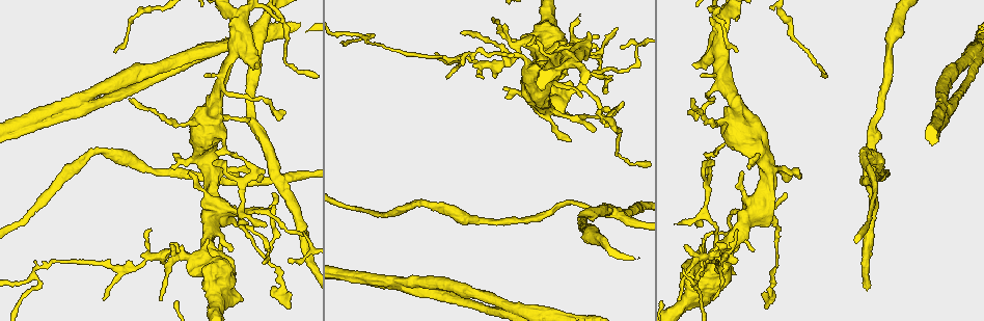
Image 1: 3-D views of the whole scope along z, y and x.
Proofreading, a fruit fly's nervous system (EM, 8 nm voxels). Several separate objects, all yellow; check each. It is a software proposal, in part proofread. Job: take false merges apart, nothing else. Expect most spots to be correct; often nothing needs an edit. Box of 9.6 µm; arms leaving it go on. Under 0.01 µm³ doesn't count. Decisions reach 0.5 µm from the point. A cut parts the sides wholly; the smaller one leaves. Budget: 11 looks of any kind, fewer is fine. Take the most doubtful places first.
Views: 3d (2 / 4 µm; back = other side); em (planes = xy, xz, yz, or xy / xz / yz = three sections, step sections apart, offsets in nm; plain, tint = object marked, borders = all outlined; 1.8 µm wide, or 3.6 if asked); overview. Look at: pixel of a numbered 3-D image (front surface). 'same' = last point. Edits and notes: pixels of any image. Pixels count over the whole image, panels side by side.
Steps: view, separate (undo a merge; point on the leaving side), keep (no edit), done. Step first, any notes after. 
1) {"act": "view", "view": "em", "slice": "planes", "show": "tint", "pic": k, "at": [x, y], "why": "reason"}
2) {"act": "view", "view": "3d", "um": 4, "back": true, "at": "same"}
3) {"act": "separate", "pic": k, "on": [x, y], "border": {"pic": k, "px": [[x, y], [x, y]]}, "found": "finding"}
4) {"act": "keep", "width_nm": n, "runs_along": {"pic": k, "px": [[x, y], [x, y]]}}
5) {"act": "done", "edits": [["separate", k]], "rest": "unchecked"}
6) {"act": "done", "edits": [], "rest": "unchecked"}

{"act": "view", "view": "3d", "um": 2, "pic": 1, "at": [276, 176], "why": "four or more arms meet"}

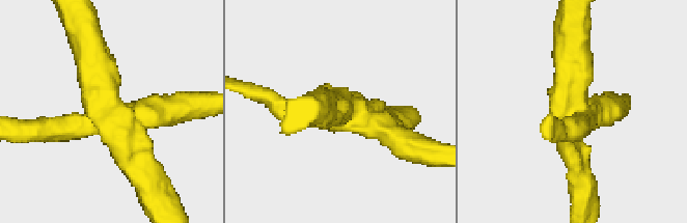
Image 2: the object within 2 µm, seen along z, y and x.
{"act": "view", "view": "em", "slice": "planes", "show": "borders", "pic": 2, "at": [103, 107], "arms": 4}

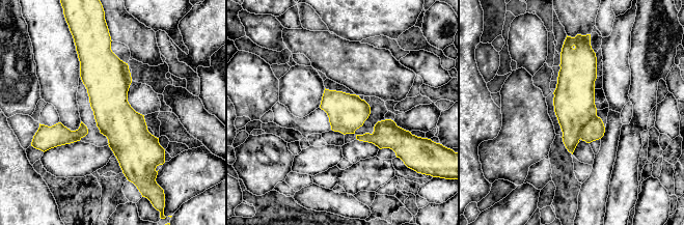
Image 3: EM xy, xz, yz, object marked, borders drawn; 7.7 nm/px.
{"act": "separate", "pic": 3, "on": [594, 130], "border": {"pic": 3, "px": [[596, 115], [581, 129], [579, 138]]}, "found": "two cells meet here"}

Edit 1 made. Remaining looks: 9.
{"act": "view", "view": "em", "slice": "planes", "show": "tint", "pic": 1, "at": [966, 62]}

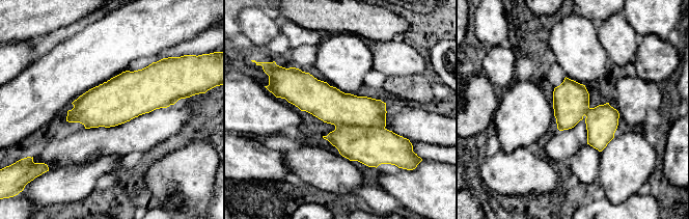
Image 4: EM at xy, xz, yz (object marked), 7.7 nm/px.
{"act": "keep", "found": "one cell here"}

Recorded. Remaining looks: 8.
{"act": "view", "view": "3d", "um": 4, "pic": 1, "at": [423, 283], "why": "arms run side by side"}

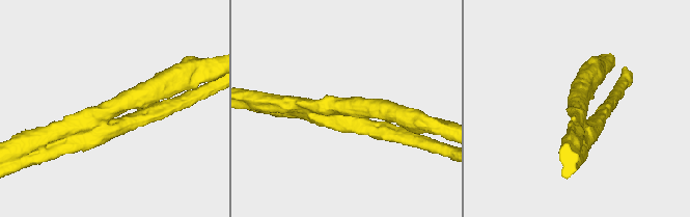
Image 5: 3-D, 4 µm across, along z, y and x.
{"act": "view", "view": "em", "slice": "yz", "step": 8, "show": "tint", "pic": 5, "at": [347, 109], "arms": 3, "arm_widths_nm": [240, 280, 360], "why": "now the EM"}

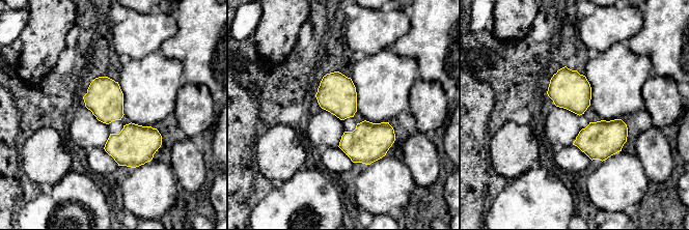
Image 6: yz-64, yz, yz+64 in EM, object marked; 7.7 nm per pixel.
{"act": "view", "view": "em", "slice": "planes", "show": "borders", "at": "same", "why": "cut it another way"}

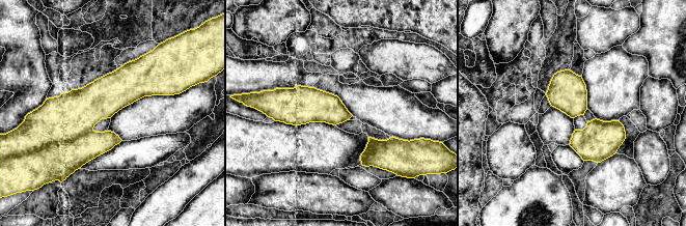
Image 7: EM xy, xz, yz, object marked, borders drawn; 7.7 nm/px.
{"act": "keep", "found": "all the same cell"}

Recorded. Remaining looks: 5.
{"act": "view", "view": "3d", "um": 4, "back": true, "pic": 1, "at": [742, 117], "why": "calibre changes"}

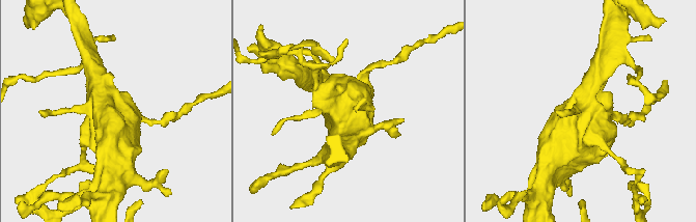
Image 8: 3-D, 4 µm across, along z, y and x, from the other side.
{"act": "view", "view": "em", "um": 3.6, "slice": "xz", "step": 8, "show": "tint", "pic": 8, "at": [583, 112], "why": "need the tissue"}

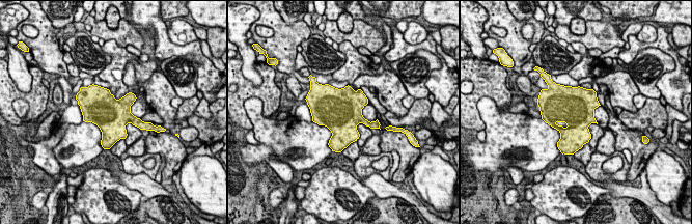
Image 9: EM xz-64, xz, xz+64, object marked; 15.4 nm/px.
{"act": "view", "view": "em", "um": 3.6, "slice": "planes", "show": "tint", "at": "same"}

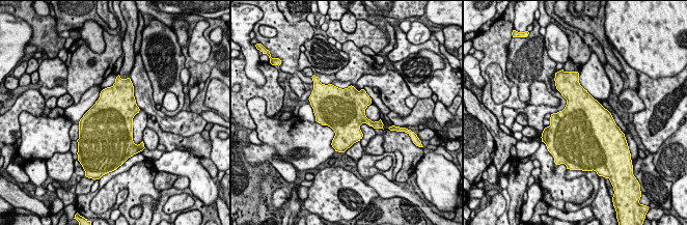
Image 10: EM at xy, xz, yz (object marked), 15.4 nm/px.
{"act": "keep", "found": "all the same cell"}

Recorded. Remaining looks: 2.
{"act": "done", "edits": [["separate", 3]], "rest": "unchecked"}

